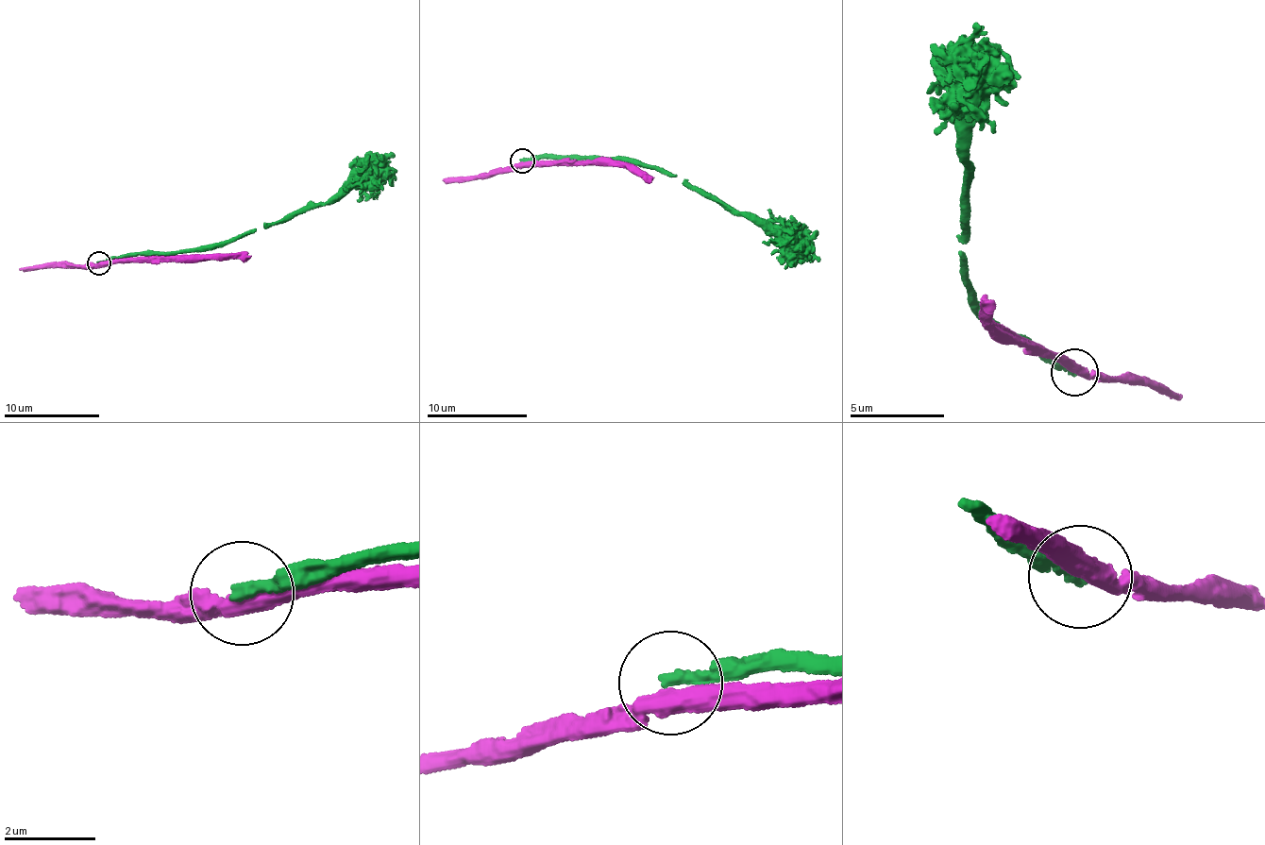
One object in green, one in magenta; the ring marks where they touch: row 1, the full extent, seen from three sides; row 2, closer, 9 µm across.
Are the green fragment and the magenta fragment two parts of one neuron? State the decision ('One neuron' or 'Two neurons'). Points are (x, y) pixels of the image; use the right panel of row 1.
Two neurons

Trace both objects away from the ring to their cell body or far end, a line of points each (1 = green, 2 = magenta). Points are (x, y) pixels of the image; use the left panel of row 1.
1: (98, 263), (153, 251), (220, 244), (324, 202), (394, 153)
2: (99, 264), (193, 254), (244, 253), (251, 258)

